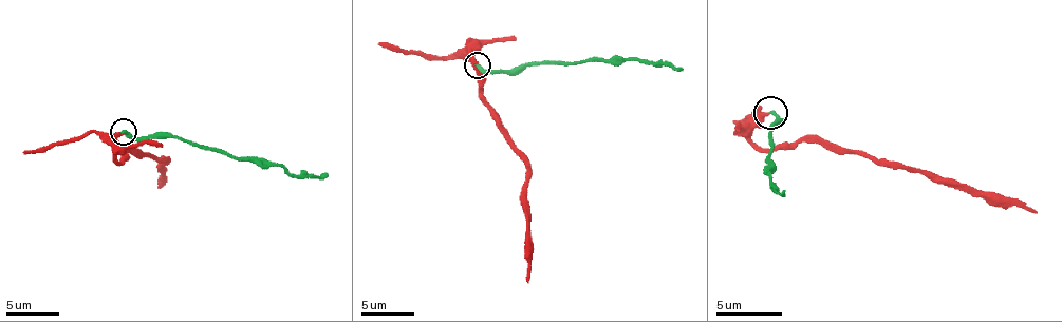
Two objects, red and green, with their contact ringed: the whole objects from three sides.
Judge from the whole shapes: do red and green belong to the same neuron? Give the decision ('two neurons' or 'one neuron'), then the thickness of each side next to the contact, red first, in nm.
one neuron; 280 nm thick on the red side, 300 nm on the other

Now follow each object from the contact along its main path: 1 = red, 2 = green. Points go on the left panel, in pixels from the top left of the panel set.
1: (123, 133), (115, 150), (120, 163), (126, 150), (135, 156), (150, 154), (165, 160), (157, 188)
2: (123, 132), (133, 137), (184, 137), (235, 156), (264, 159), (289, 172), (328, 174)

